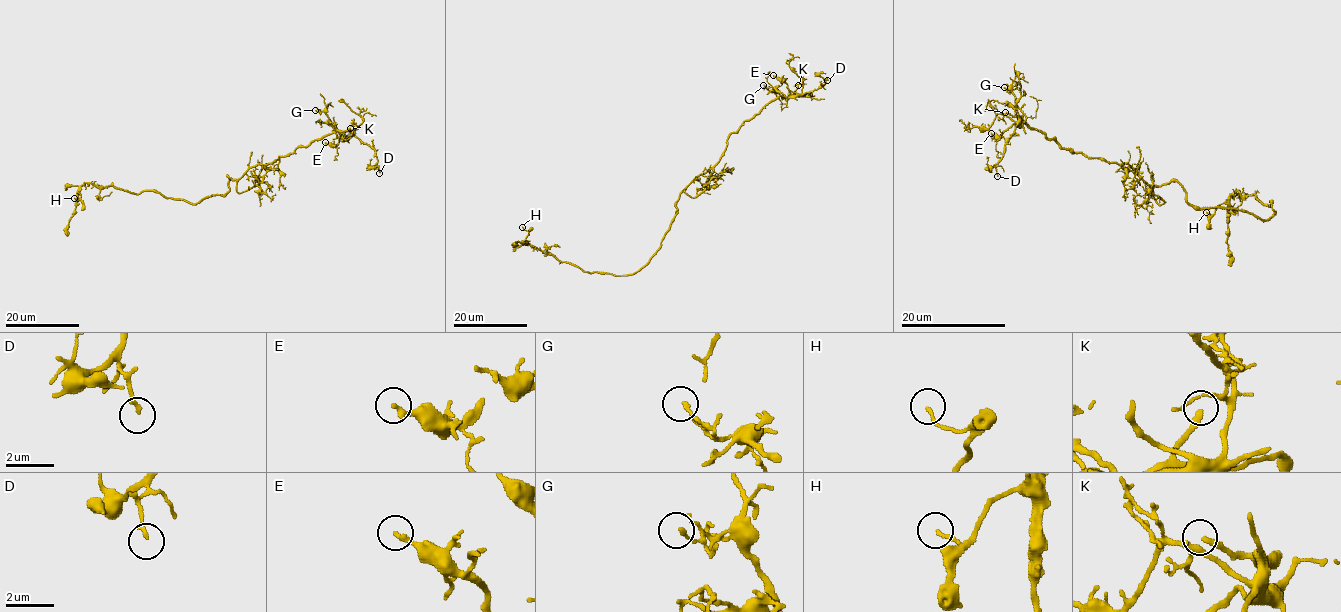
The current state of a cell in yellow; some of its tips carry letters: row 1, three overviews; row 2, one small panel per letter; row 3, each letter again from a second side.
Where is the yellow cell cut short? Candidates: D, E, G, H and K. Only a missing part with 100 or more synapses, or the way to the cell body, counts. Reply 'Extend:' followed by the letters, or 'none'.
Extend: K

